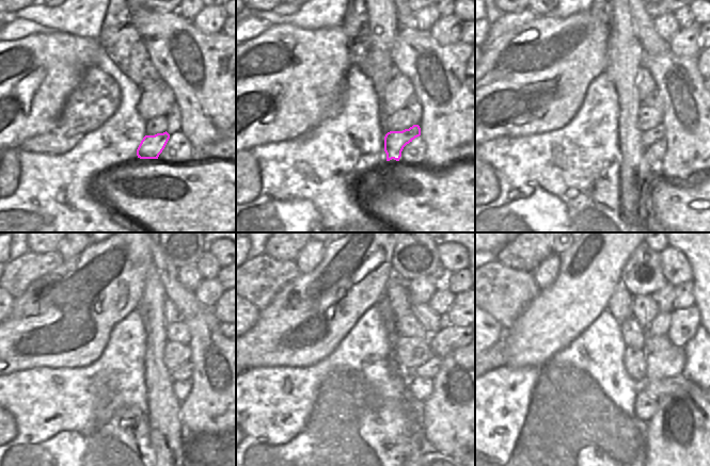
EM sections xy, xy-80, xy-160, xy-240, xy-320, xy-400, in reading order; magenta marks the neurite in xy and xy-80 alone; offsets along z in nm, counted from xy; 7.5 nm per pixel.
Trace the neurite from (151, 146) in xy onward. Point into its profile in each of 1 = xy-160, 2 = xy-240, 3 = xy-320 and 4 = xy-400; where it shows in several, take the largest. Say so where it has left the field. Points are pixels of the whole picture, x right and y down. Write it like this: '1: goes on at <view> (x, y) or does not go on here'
1: goes on at xy-160 (648, 138)
2: goes on at xy-240 (185, 371)
3: goes on at xy-320 (429, 369)
4: goes on at xy-400 (656, 389)

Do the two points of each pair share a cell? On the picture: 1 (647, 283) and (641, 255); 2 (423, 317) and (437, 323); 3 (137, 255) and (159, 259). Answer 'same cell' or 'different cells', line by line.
1: same cell
2: same cell
3: different cells

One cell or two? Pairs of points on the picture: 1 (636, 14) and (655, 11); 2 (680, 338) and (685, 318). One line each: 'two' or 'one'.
1: two
2: one

